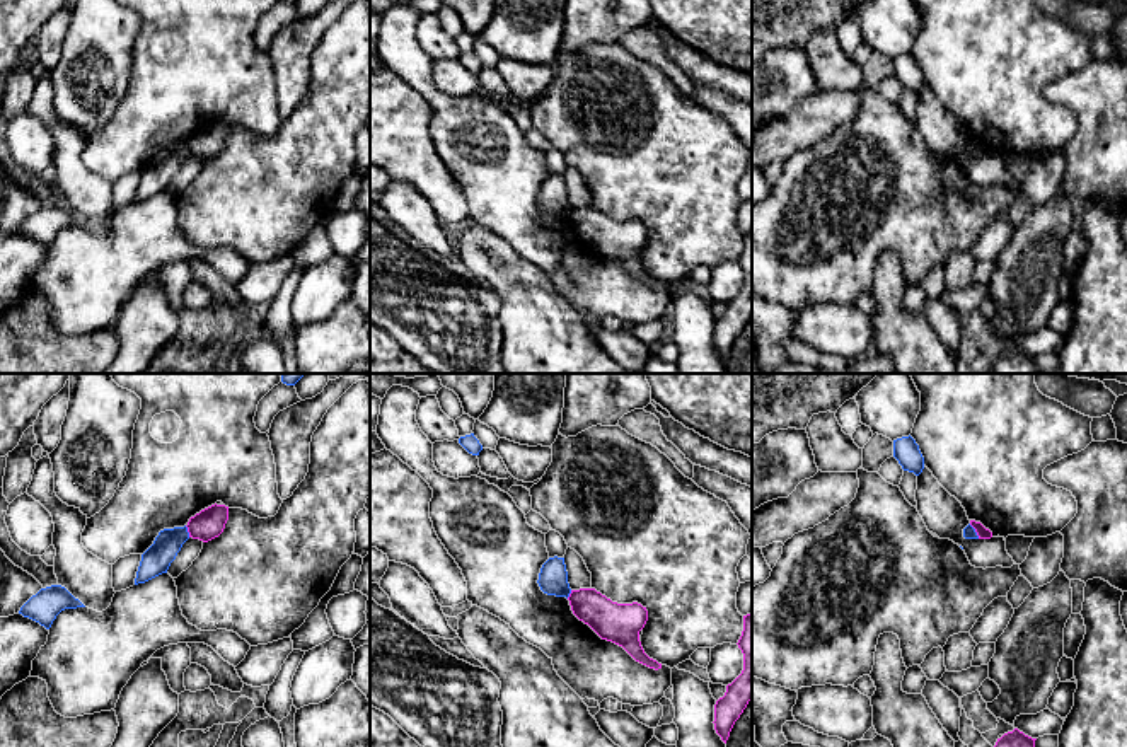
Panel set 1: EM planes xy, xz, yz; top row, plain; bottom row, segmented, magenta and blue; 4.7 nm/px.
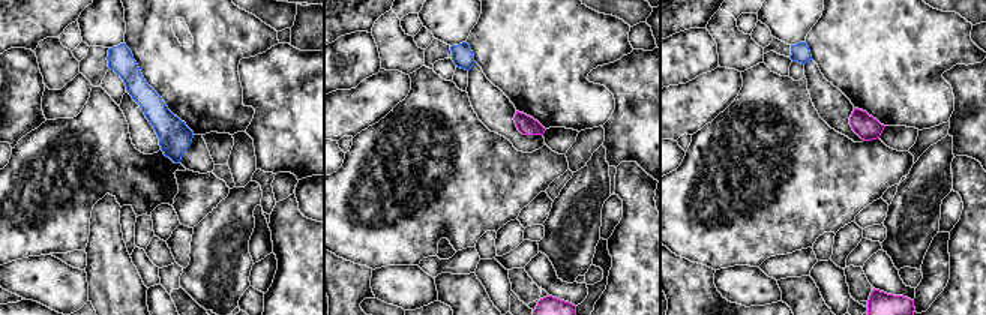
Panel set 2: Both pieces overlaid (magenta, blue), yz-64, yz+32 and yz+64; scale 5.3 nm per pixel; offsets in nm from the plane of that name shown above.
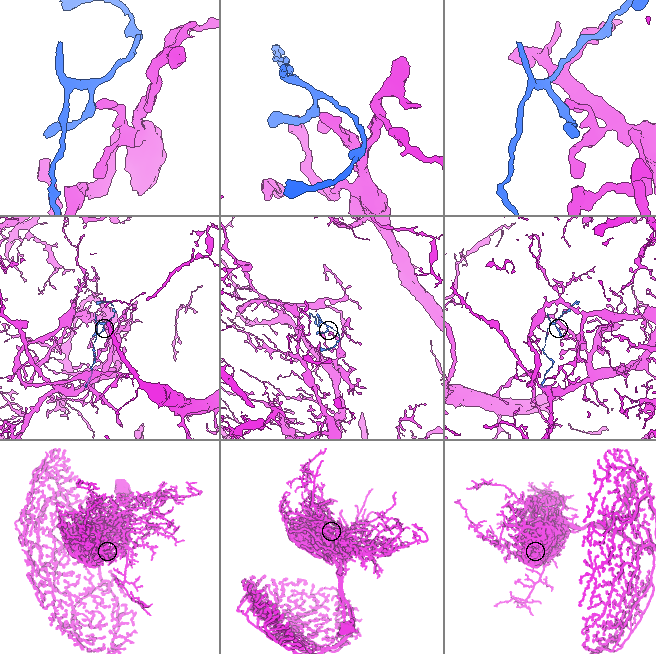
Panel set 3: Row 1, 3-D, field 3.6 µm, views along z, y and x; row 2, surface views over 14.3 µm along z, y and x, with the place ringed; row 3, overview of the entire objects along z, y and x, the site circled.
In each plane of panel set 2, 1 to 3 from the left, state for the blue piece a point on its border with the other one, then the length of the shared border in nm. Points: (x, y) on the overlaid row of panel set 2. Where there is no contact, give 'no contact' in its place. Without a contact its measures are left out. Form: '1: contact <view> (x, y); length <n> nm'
1: no contact
2: no contact
3: no contact

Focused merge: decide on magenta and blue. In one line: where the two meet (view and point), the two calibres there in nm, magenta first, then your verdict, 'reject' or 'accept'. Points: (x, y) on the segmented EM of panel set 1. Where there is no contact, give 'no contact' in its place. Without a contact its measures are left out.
contact xy (188, 531); calibres 140 and 140 nm; reject

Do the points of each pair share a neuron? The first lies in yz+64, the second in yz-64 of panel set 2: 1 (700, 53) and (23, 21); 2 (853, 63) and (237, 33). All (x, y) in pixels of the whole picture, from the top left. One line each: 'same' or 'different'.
1: different
2: same

